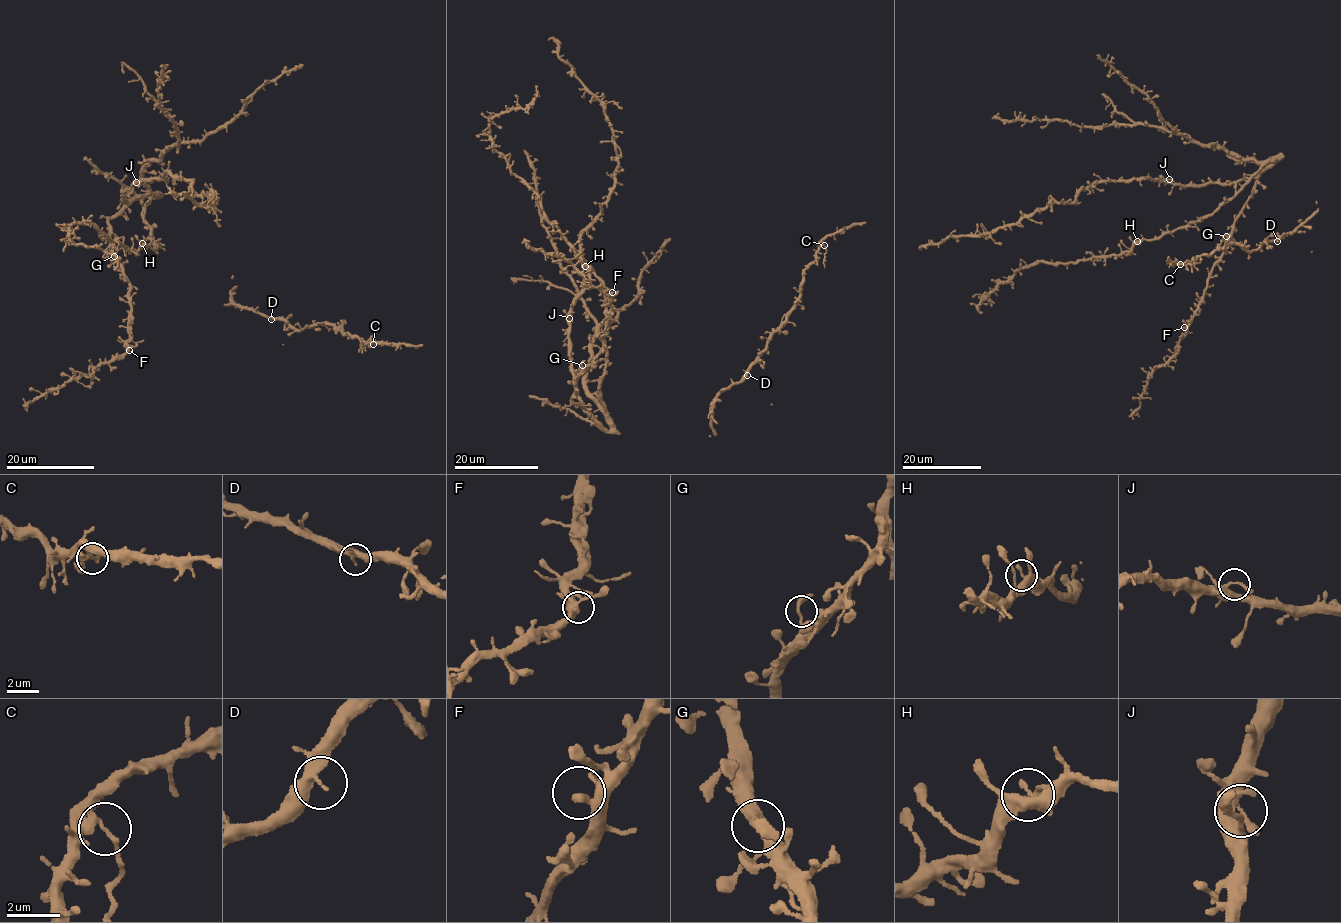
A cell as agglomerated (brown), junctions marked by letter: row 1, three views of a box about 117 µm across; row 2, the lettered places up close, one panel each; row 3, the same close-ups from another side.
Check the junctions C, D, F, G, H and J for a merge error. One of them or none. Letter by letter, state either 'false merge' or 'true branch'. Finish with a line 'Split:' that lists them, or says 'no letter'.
C: false merge
D: true branch
F: true branch
G: true branch
H: true branch
J: true branch
Split: C

